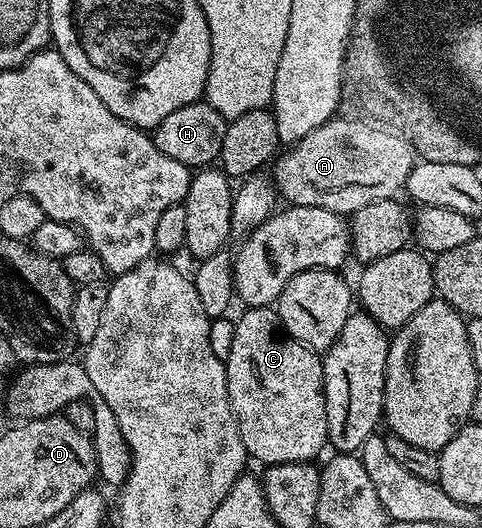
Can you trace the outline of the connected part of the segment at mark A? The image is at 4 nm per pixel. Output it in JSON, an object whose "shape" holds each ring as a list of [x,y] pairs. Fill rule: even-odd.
{"shape":[[[336,117],[284,150],[274,167],[273,182],[290,206],[320,207],[350,217],[365,205],[396,198],[406,188],[410,152],[406,144],[381,135],[370,122]]]}

